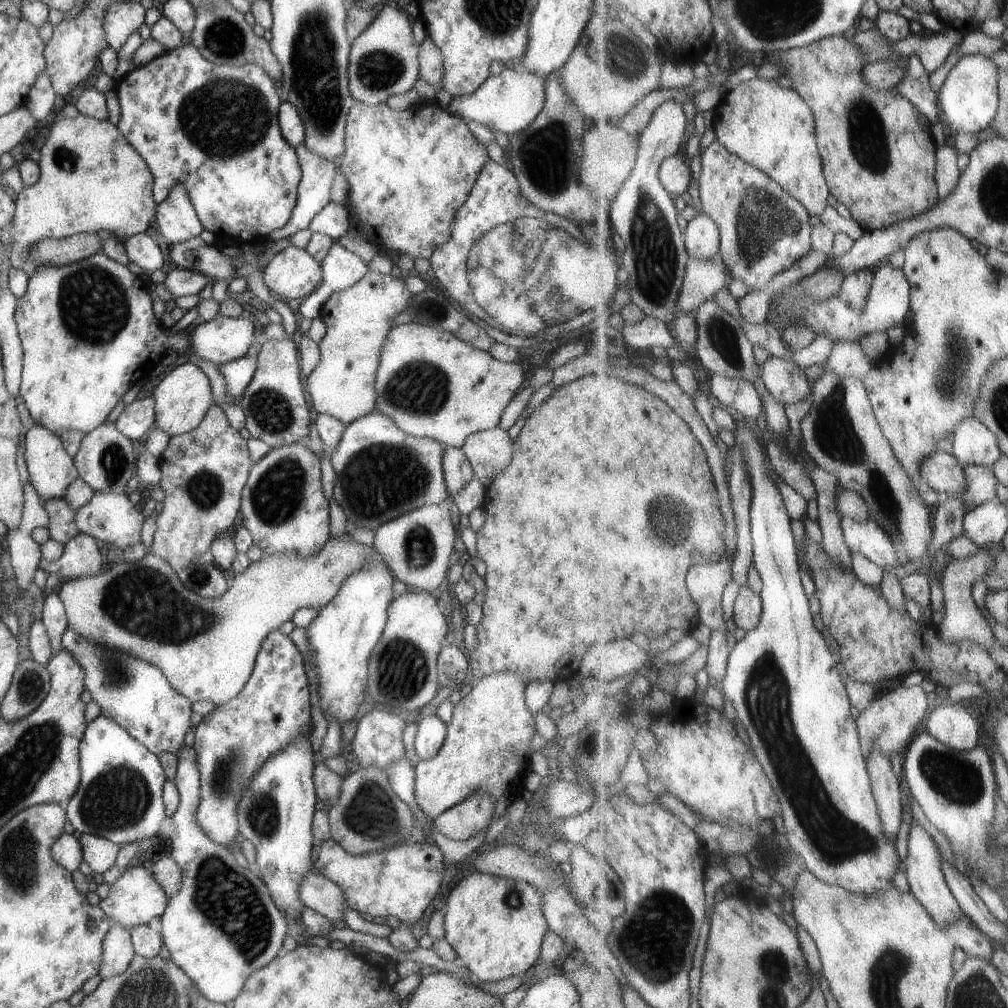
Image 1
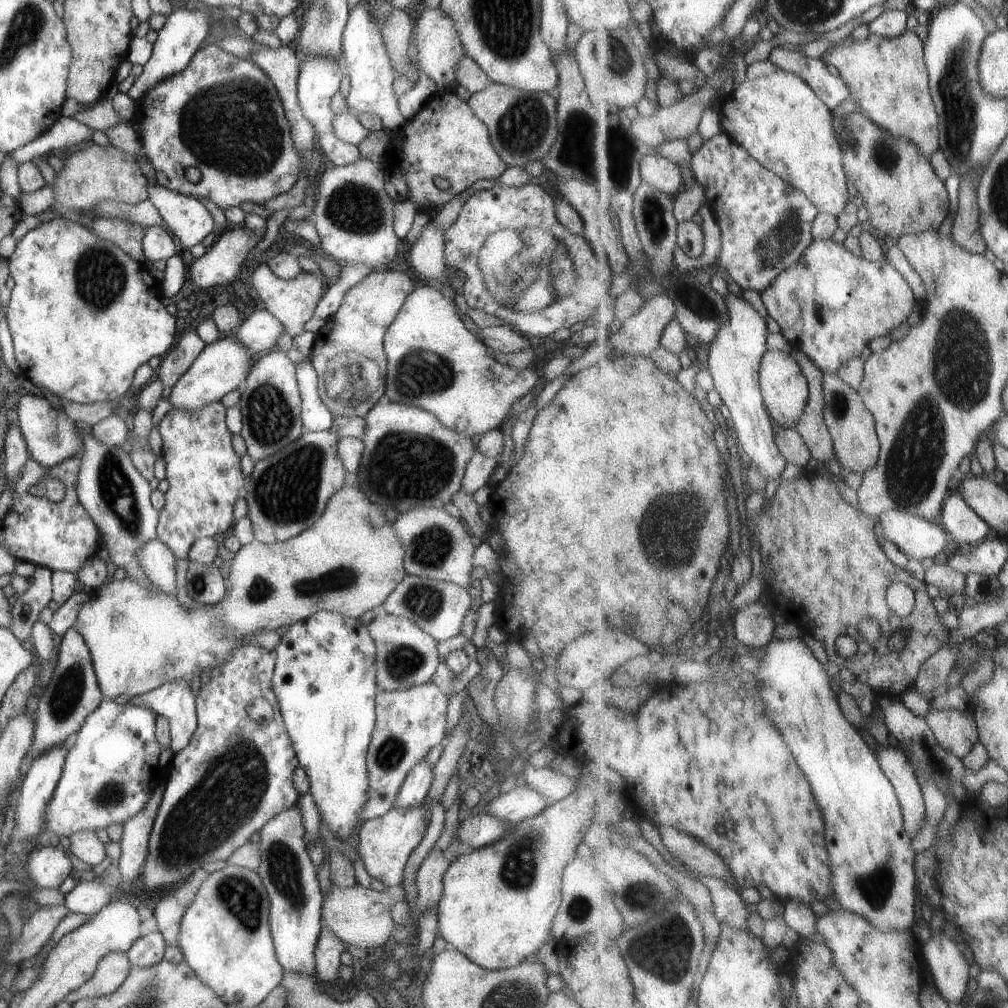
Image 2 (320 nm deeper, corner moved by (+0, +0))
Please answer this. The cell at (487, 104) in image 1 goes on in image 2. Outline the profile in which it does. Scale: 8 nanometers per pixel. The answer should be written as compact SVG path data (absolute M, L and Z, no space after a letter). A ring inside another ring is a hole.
M491 81L481 91L471 93L466 104L487 128L491 146L506 167L523 167L527 162L539 161L557 136L556 100L545 92L521 91Z

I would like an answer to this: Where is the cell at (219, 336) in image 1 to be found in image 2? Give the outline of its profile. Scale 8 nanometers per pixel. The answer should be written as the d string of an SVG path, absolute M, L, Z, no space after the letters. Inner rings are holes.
M263 309L254 311L241 321L232 331L232 337L235 342L239 342L239 346L247 348L251 354L257 354L274 348L279 334L283 331L281 322Z

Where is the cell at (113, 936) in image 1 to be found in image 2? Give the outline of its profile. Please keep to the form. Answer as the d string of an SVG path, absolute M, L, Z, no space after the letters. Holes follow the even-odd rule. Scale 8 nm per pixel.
M105 952L99 962L95 972L91 974L89 980L85 980L79 988L71 990L65 994L63 1002L72 1004L83 998L98 998L112 994L119 988L129 973L129 960L123 952Z

